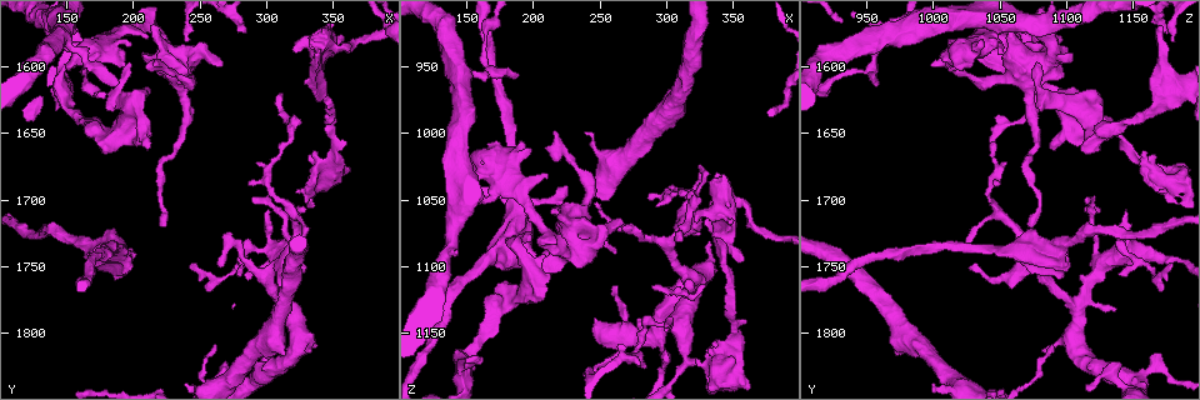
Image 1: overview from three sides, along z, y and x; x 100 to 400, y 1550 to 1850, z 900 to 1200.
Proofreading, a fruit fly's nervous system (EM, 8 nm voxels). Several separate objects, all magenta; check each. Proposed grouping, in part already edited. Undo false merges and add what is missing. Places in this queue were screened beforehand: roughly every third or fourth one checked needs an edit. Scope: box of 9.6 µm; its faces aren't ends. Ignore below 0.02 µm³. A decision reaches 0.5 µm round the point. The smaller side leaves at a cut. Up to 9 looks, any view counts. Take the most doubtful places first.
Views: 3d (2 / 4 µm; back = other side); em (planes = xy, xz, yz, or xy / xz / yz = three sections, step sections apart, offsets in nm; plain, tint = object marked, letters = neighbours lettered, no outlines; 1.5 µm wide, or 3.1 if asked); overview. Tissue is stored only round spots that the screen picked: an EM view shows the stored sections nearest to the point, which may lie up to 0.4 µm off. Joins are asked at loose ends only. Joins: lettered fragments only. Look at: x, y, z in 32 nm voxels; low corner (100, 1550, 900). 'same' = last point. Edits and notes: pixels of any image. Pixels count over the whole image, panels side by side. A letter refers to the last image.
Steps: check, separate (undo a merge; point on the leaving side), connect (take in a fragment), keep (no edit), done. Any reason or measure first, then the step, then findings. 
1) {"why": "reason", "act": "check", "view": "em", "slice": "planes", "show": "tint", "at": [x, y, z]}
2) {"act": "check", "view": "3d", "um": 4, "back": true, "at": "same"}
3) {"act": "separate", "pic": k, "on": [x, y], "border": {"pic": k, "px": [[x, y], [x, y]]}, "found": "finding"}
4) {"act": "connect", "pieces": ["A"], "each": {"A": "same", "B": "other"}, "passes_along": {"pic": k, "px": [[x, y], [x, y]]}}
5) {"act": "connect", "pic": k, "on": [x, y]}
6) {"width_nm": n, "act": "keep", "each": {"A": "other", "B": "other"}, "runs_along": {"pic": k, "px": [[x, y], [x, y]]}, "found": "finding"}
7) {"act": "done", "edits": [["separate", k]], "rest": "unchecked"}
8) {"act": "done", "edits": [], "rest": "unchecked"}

{"why": "branch stops here", "act": "check", "view": "em", "slice": "planes", "show": "letters", "at": [196, 1596, 1078]}

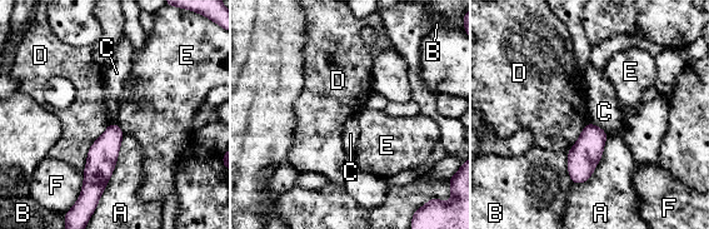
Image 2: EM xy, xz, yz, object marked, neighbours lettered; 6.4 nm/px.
{"width_nm": 150, "act": "keep", "each": {"A": "other", "B": "other", "C": "other", "D": "other", "E": "other", "F": "other"}, "border": {"pic": 2, "px": [[110, 124], [90, 147], [83, 173]]}, "found": "none of them fits"}

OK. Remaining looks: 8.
{"why": "an open end", "act": "check", "view": "em", "slice": "xz", "step": 4, "show": "letters", "at": [150, 1568, 1174]}

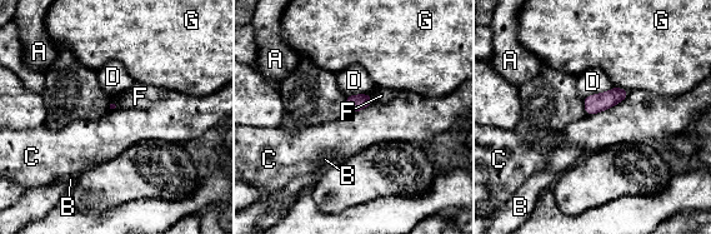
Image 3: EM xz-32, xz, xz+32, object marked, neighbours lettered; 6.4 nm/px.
{"why": "cut it another way", "act": "check", "view": "em", "slice": "planes", "show": "letters", "at": "same"}

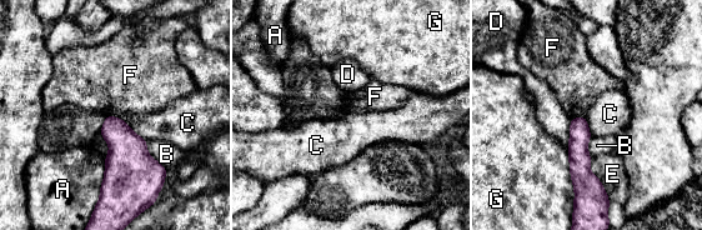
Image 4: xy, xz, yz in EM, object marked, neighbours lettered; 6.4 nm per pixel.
{"longest_contact_nm": ["G", 300], "act": "keep", "each": {"A": "other", "B": "other", "C": "other", "D": "other", "E": "other", "F": "other", "G": "other"}, "found": "none of them fits"}

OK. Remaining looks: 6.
{"why": "free end", "act": "check", "view": "em", "slice": "planes", "show": "letters", "at": [188, 1614, 956]}

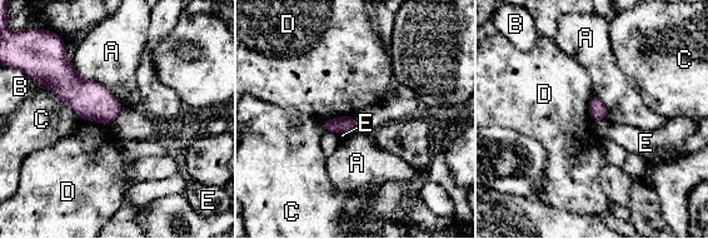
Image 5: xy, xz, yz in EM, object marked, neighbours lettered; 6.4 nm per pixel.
{"act": "keep", "each": {"A": "other", "B": "other", "C": "other", "D": "other", "E": "other"}, "border": {"pic": 5, "px": [[353, 114], [322, 120]]}, "found": "none of them fits"}

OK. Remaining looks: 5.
{"why": "thick turns thin", "act": "check", "view": "em", "slice": "planes", "show": "letters", "at": [244, 1610, 1044]}

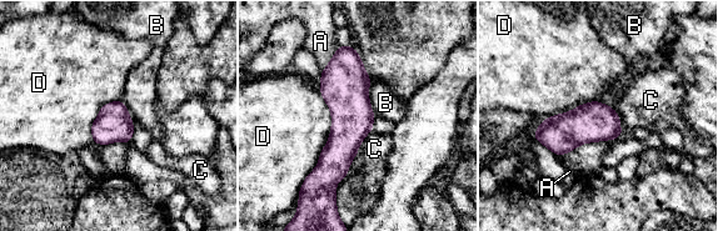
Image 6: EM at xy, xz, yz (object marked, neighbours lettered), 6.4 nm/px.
{"width_nm": 220, "act": "keep", "each": {"A": "other", "B": "other", "C": "other", "D": "other"}, "border": {"pic": 6, "px": [[370, 81], [368, 100], [374, 113]]}, "found": "all the same neuron"}

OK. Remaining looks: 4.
{"act": "done", "edits": [], "rest": "unchecked"}

